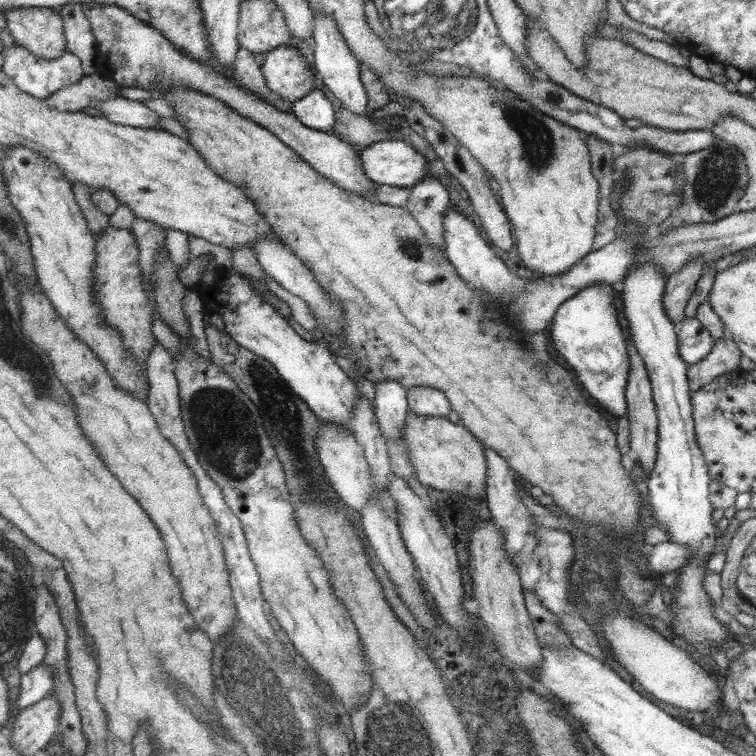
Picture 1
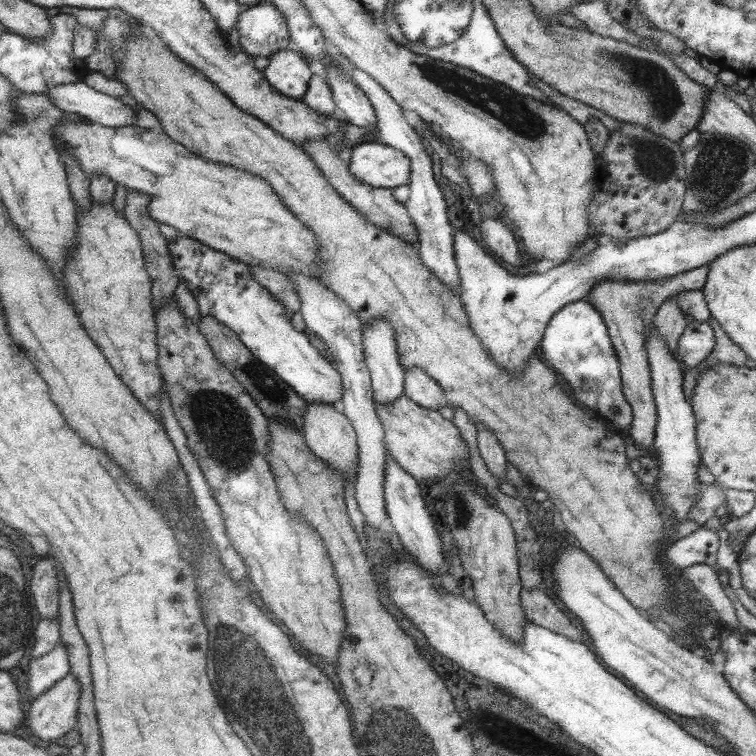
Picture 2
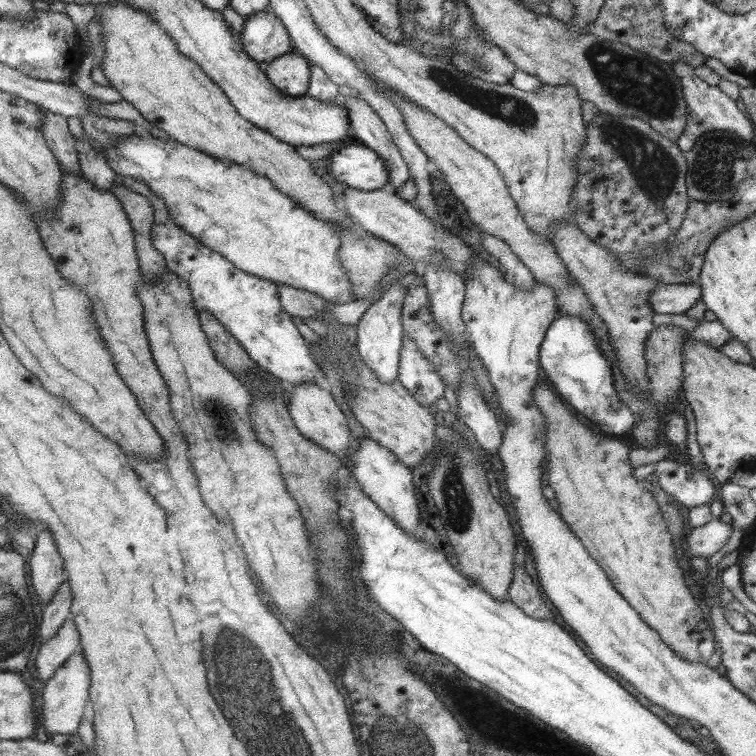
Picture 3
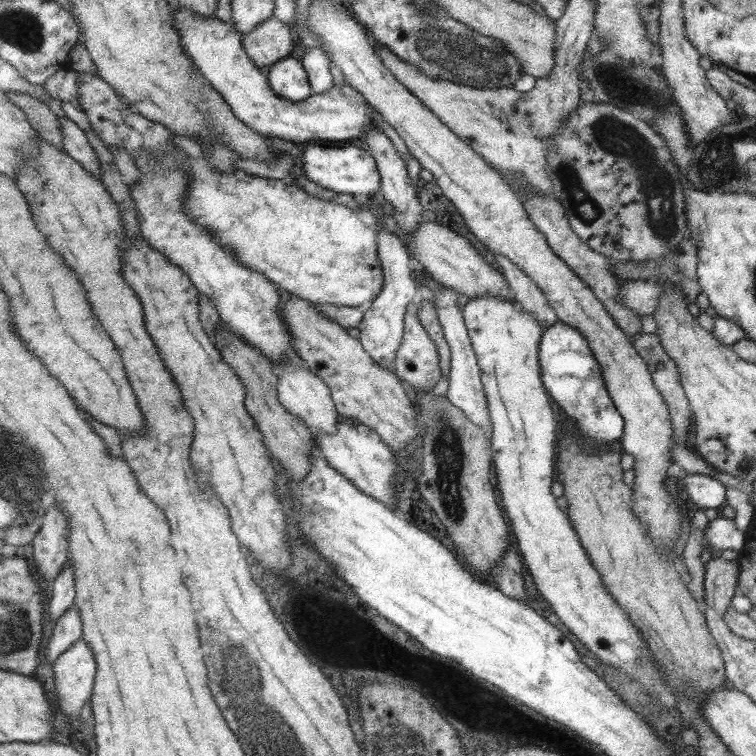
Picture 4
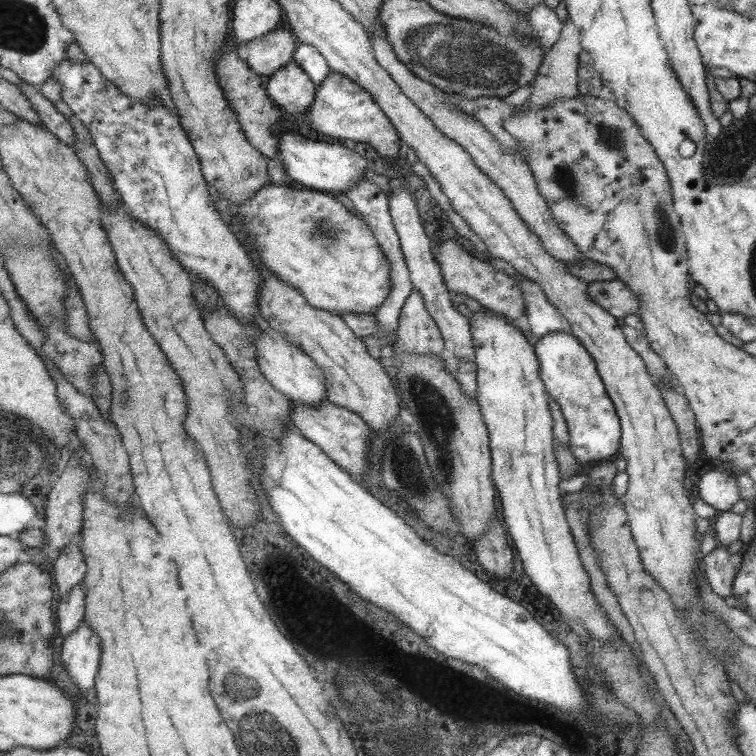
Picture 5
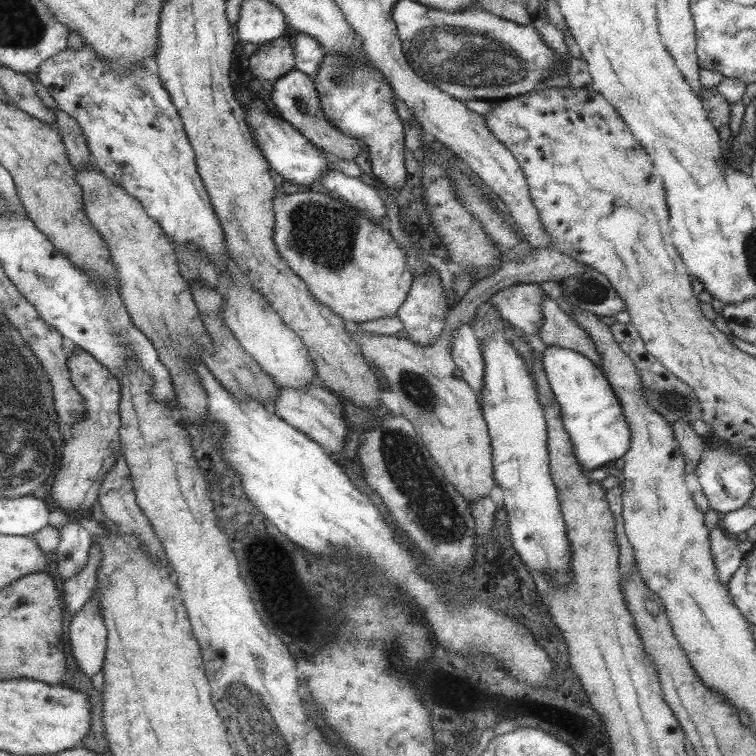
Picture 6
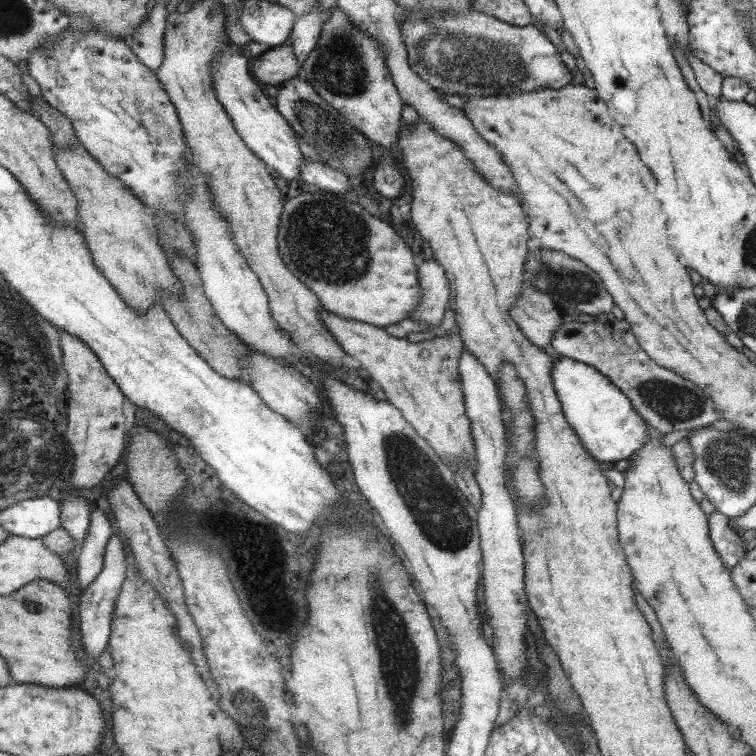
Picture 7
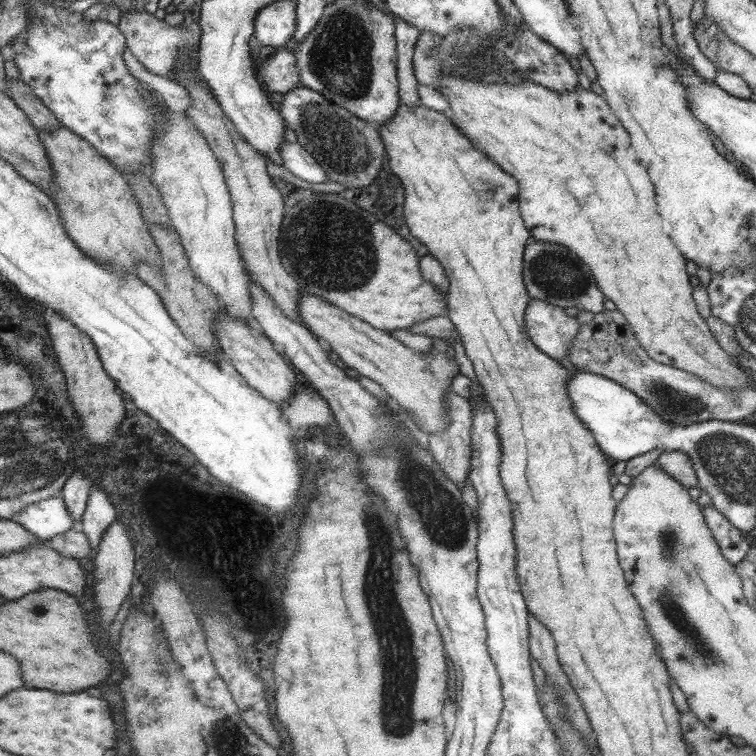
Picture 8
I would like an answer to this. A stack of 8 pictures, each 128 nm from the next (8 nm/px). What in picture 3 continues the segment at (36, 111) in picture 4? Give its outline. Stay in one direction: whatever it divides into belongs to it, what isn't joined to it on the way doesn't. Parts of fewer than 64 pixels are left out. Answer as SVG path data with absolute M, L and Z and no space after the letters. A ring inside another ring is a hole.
M43 109L40 112L44 114L44 120L41 122L39 132L43 133L44 140L54 153L55 160L67 175L82 177L75 152L75 141L68 131L66 119Z

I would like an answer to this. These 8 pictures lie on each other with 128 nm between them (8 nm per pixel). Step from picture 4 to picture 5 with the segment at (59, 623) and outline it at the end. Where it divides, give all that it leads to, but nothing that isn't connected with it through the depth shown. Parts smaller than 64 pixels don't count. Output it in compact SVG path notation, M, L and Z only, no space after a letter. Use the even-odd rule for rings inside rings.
M82 582L75 584L68 594L60 599L55 621L59 626L61 639L70 636L71 632L84 621L84 599Z

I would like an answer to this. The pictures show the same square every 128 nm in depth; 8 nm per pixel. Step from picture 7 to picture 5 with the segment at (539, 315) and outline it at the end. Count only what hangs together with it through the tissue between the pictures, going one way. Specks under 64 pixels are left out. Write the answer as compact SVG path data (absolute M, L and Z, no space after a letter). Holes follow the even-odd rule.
M456 240L439 241L435 245L434 253L434 260L439 266L443 284L451 294L463 293L476 300L485 309L507 318L518 320L524 318L525 304L523 304L523 294L519 290L519 284L504 271L497 271L489 263L471 256Z

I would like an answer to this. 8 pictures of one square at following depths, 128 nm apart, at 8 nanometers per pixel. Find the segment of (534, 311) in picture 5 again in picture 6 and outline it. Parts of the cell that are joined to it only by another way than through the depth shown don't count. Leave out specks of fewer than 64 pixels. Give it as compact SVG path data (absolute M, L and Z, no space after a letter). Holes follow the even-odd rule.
M543 295L541 301L541 316L543 323L539 327L539 340L545 345L559 345L567 349L575 349L593 361L595 367L601 368L601 356L591 342L591 336L582 326L571 320L548 295Z

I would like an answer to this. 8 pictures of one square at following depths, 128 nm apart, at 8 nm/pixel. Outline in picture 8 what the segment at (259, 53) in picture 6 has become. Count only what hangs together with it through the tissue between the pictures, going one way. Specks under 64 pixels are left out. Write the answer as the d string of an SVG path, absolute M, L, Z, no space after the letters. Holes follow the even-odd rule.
M275 50L260 67L263 84L270 93L285 95L299 84L297 60L291 50Z

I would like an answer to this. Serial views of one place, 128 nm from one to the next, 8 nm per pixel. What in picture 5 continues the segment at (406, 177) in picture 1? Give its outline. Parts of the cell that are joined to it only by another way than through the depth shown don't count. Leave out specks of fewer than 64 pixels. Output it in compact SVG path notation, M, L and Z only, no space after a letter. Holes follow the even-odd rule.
M281 132L277 136L277 154L283 163L285 172L292 181L298 182L308 190L329 190L334 193L347 192L363 177L367 166L365 158L353 151L350 145L327 143L306 139L301 134Z

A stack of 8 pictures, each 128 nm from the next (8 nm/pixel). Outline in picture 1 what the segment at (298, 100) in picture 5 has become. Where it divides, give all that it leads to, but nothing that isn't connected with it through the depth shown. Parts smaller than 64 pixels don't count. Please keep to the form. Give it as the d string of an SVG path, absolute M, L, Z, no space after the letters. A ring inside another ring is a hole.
M283 45L265 54L260 71L265 85L289 104L311 93L313 72L294 45Z

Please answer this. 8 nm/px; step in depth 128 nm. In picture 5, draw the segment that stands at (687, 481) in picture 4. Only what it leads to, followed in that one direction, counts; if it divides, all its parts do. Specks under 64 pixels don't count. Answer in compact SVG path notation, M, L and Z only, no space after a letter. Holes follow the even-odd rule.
M715 468L699 477L697 488L697 496L714 510L729 511L739 500L735 480L723 472L715 472Z

